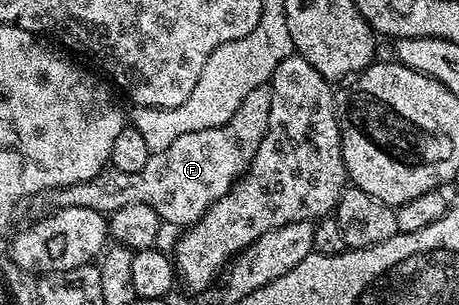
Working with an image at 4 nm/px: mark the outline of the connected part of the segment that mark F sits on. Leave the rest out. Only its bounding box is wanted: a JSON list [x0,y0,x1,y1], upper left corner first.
[53,87,272,226]

